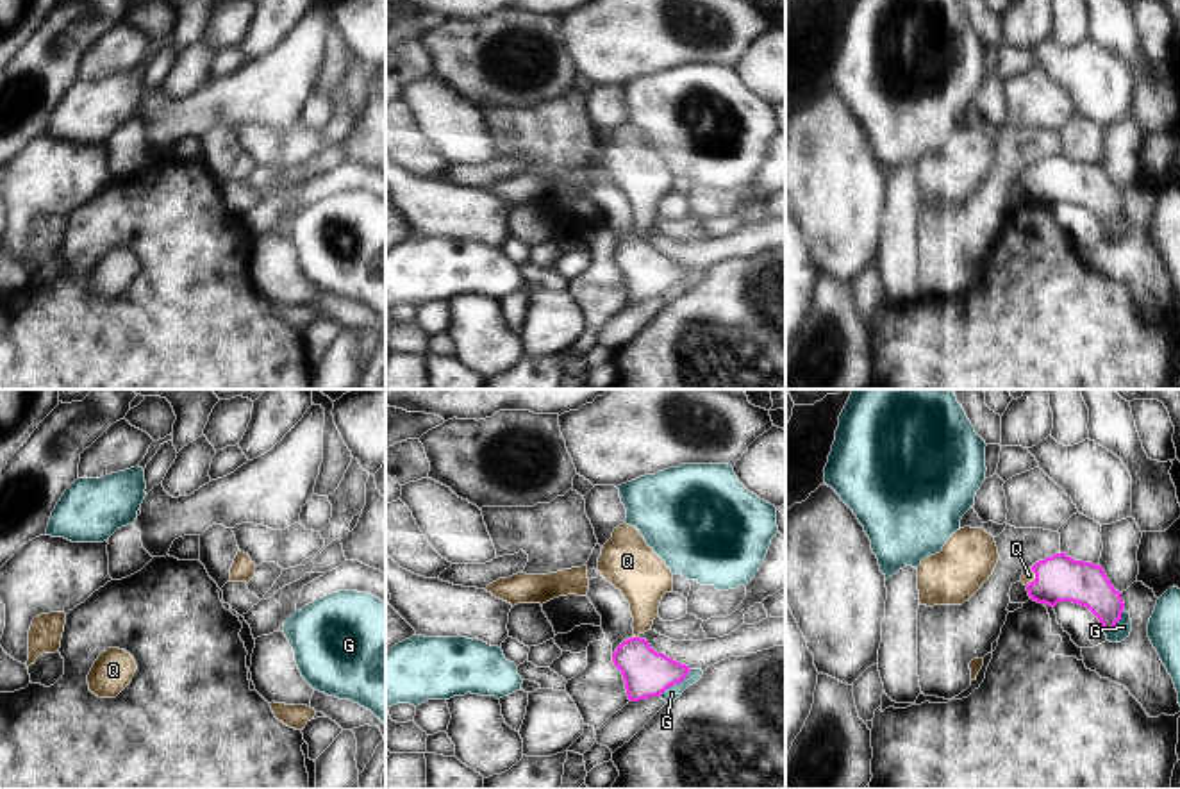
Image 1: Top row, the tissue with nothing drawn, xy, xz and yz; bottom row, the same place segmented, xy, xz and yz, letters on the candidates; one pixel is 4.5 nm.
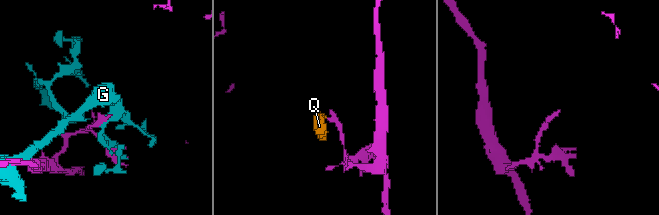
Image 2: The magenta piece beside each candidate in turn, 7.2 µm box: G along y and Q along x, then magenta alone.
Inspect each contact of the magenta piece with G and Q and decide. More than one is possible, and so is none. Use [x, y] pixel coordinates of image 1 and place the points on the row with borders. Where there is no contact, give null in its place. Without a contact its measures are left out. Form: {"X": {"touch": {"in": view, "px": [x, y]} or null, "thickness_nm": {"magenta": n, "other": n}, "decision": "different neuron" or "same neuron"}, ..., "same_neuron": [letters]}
{"G": {"touch": {"in": "xz", "px": [675, 682]}, "thickness_nm": {"magenta": 220, "other": 70}, "decision": "different neuron"}, "Q": {"touch": {"in": "yz", "px": [1036, 579]}, "thickness_nm": {"magenta": 200, "other": 60}, "decision": "same neuron"}, "same_neuron": ["Q"]}

